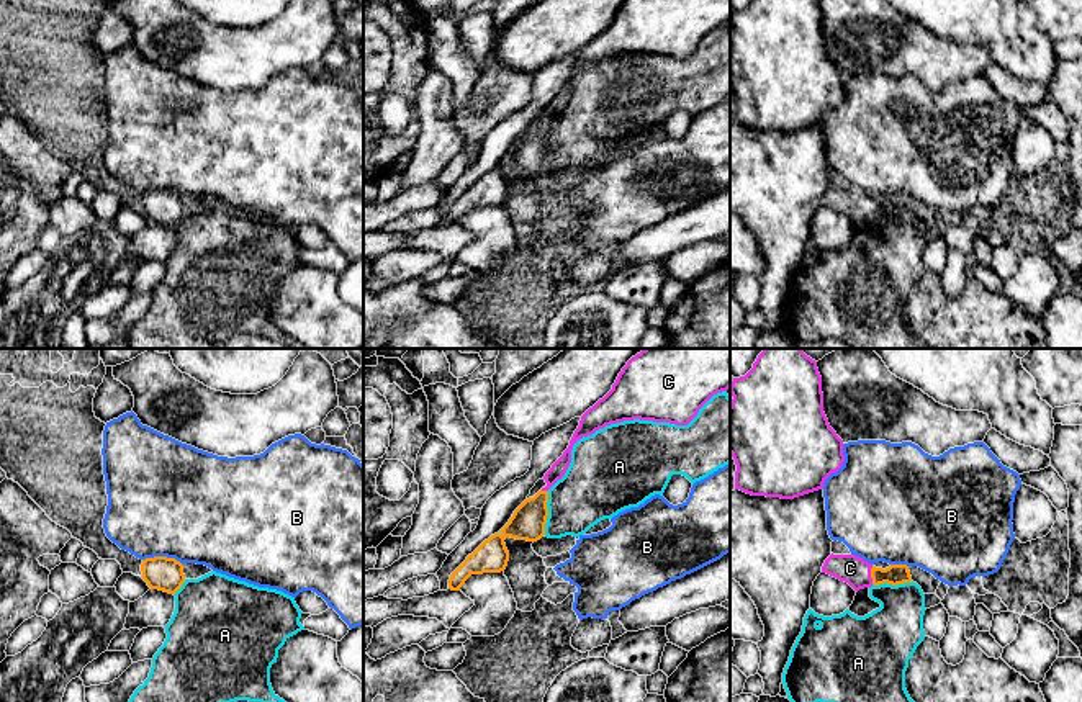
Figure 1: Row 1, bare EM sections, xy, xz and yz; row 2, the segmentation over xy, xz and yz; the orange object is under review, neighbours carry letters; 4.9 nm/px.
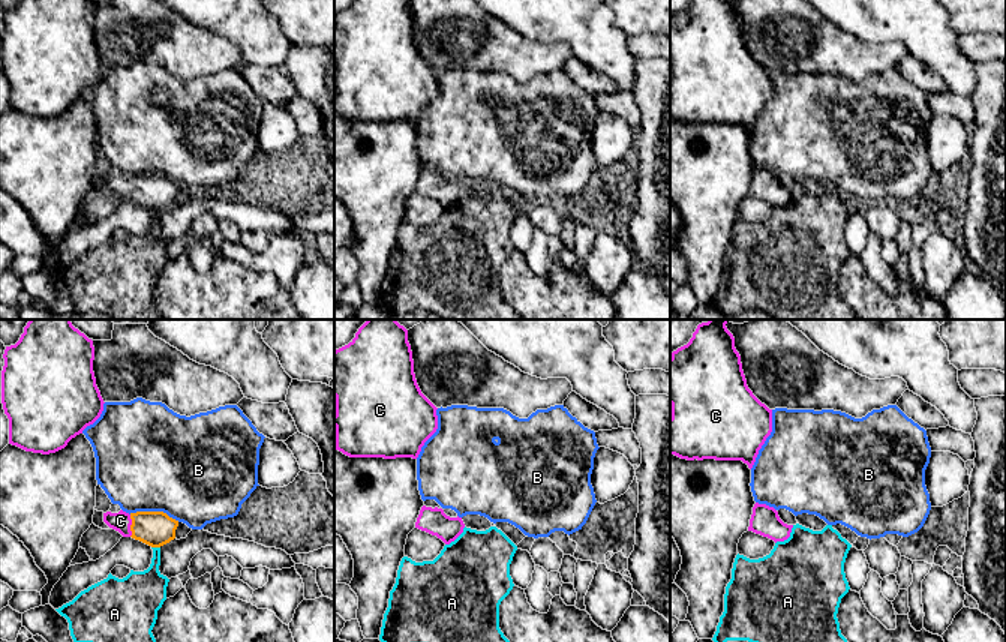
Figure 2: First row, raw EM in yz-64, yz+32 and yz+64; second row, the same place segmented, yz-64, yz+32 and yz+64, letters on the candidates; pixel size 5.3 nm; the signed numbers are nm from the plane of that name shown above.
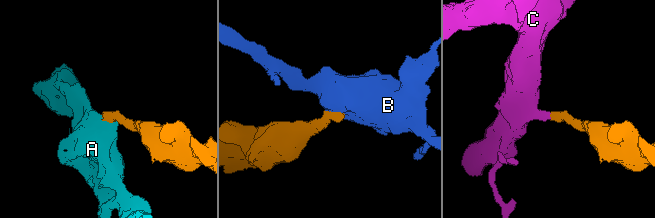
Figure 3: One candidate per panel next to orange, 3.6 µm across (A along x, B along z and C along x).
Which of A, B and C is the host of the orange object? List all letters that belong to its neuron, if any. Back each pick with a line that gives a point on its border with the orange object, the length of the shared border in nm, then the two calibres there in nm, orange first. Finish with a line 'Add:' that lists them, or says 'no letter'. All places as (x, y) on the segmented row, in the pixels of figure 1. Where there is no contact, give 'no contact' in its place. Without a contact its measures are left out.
C: meets orange in yz at (871, 575); contact 90 nm long; 100 nm thick on the orange side, 140 nm on the other
Add: C

